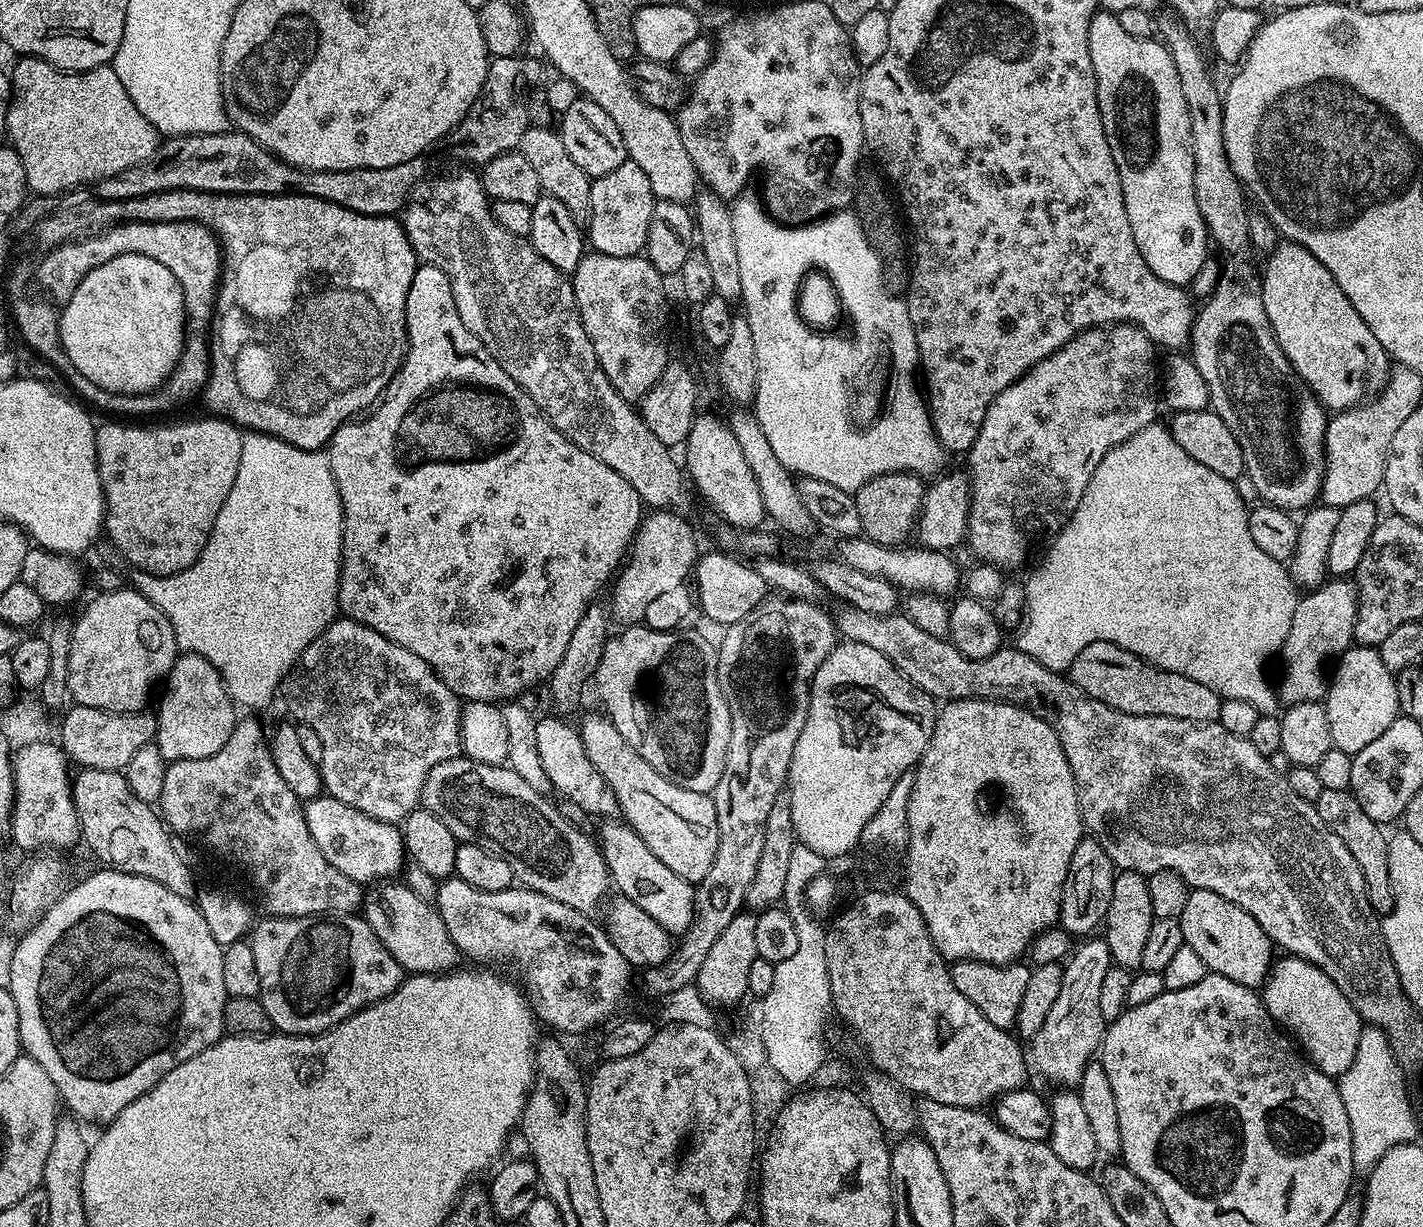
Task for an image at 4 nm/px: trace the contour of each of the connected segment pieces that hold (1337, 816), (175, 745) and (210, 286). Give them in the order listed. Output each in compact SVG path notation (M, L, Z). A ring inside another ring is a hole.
M1322 790L1314 801L1318 810L1318 818L1326 822L1326 826L1338 838L1342 838L1342 846L1350 850L1354 862L1358 862L1358 870L1362 870L1362 882L1366 886L1366 898L1373 912L1387 914L1392 908L1392 883L1390 882L1390 862L1388 861L1388 836L1385 829L1362 810L1358 798L1350 790Z
M193 652L177 655L163 688L154 737L154 743L162 750L162 758L171 762L218 754L236 729L238 708L214 665Z
M129 220L119 224L111 225L116 230L116 236L132 236L132 248L140 248L140 236L148 236L144 240L144 248L152 252L152 244L156 244L156 260L178 278L180 289L184 295L184 307L186 309L186 339L184 341L184 350L182 353L182 363L176 371L168 377L167 381L160 385L154 392L146 392L143 396L124 396L120 392L107 392L102 390L90 378L82 374L72 372L70 378L72 384L89 400L92 404L97 404L100 408L105 408L108 412L121 412L124 418L144 418L140 416L156 416L159 412L168 412L171 408L176 408L179 404L184 404L187 400L192 400L201 395L205 384L208 383L209 366L209 335L212 331L212 314L216 307L216 293L222 279L222 249L220 241L216 239L215 234L204 224L197 224L194 221L183 220L182 222L142 222L141 220Z

